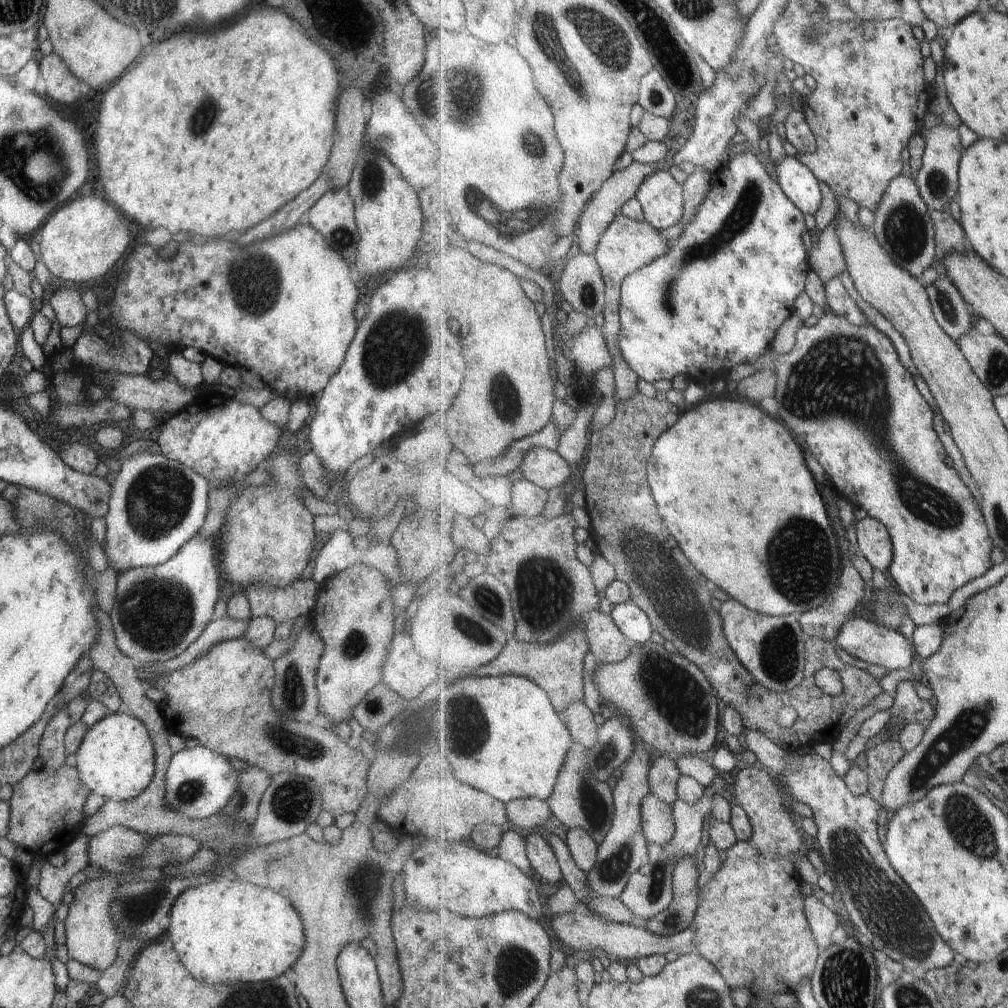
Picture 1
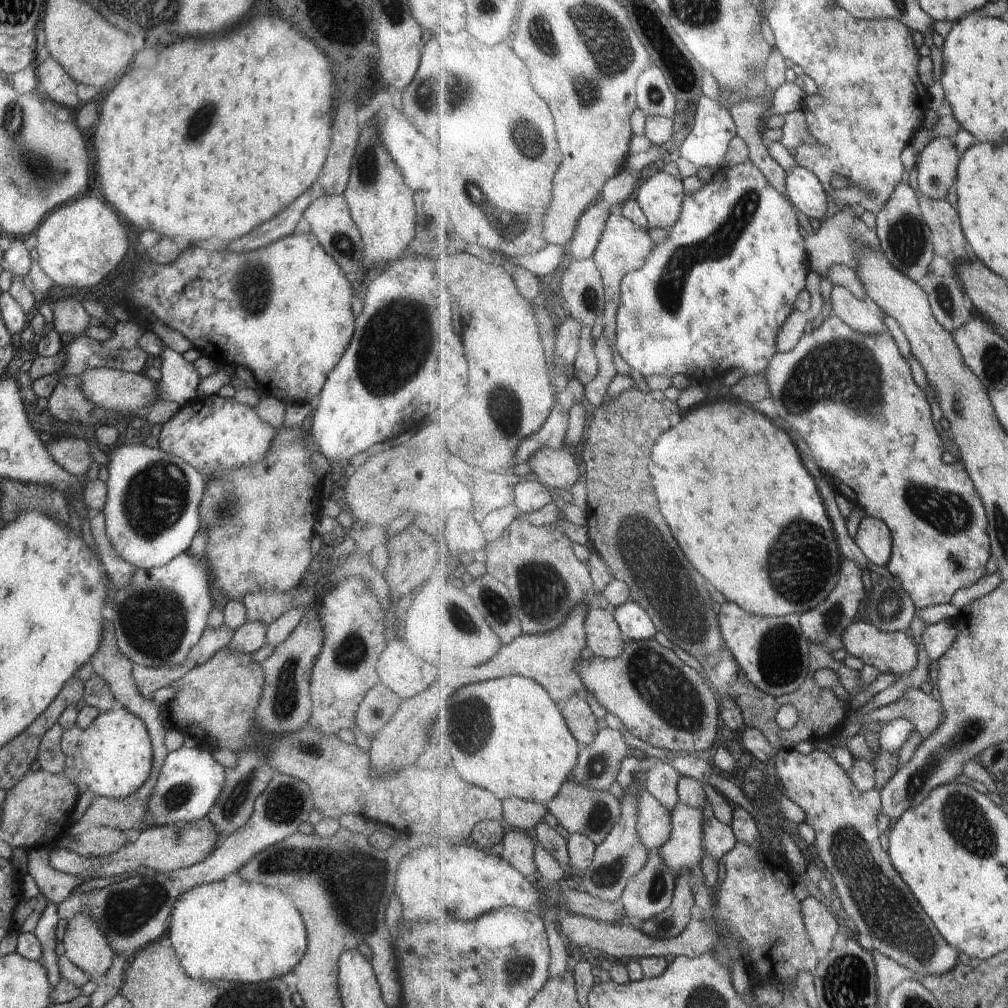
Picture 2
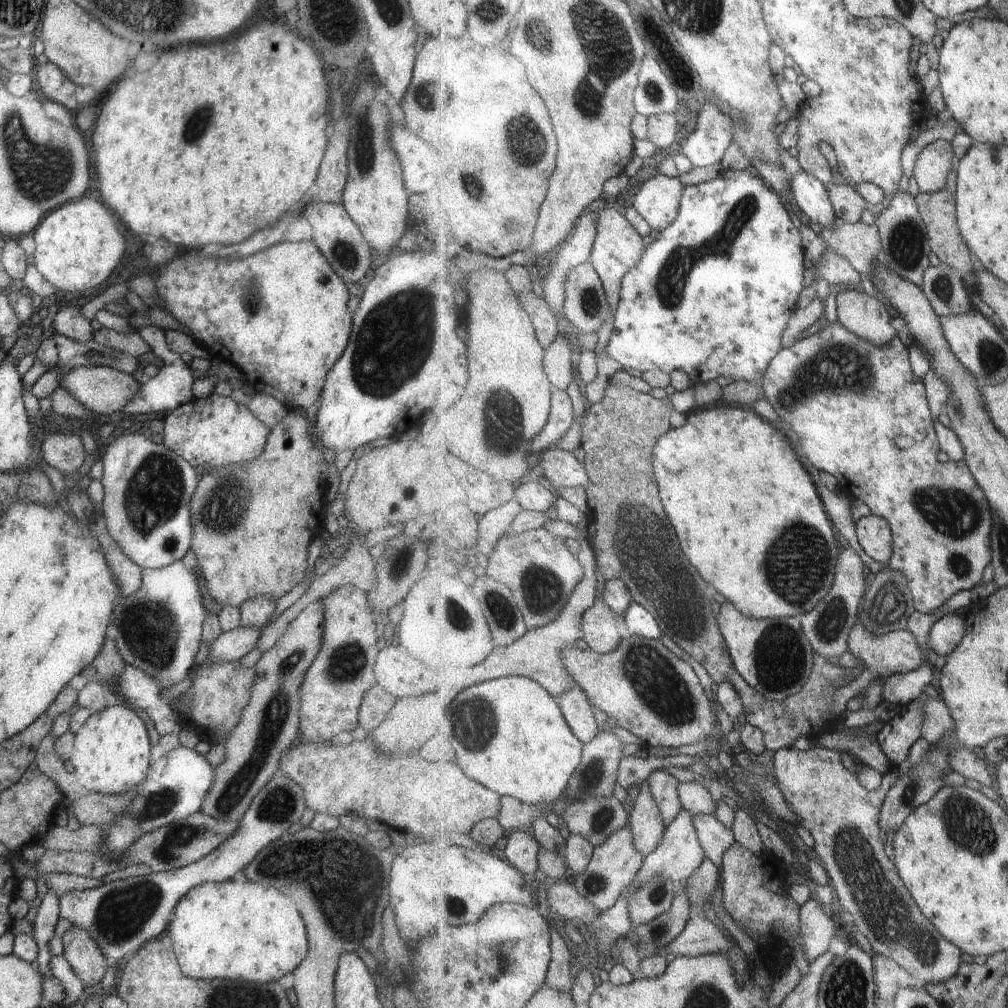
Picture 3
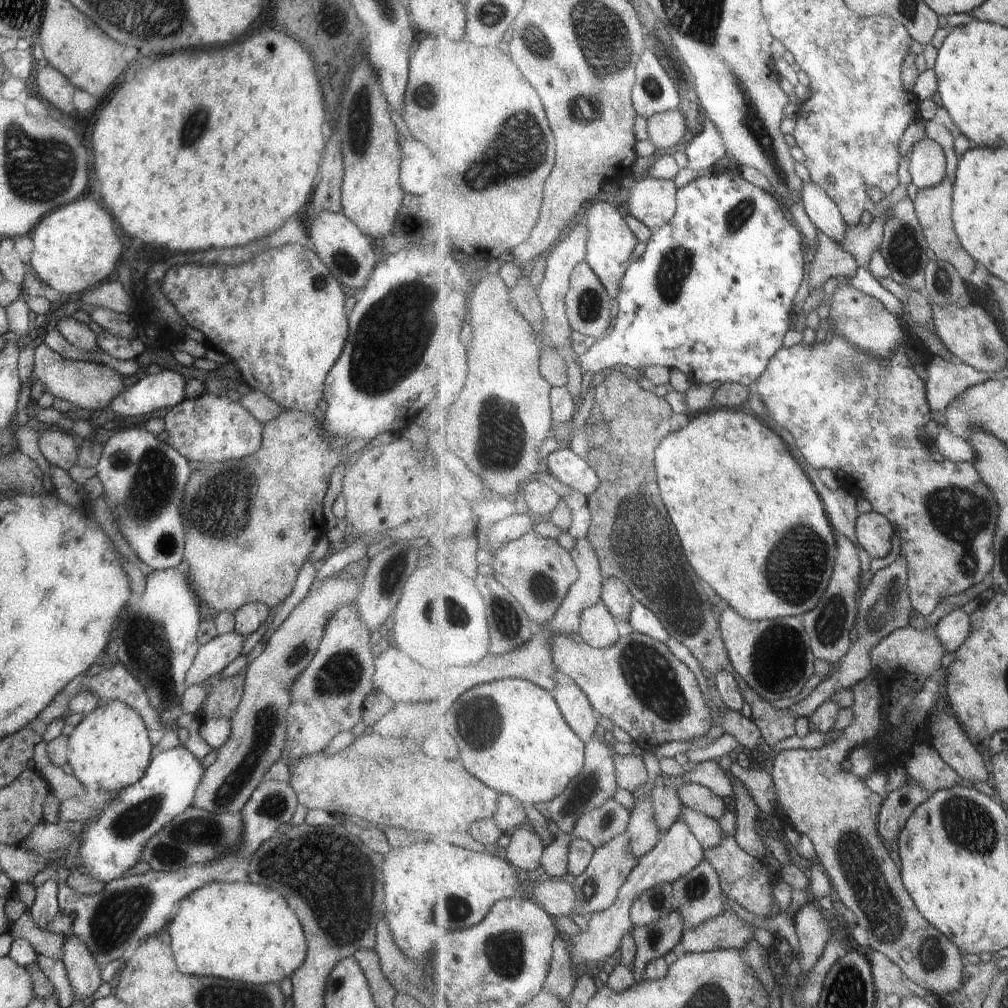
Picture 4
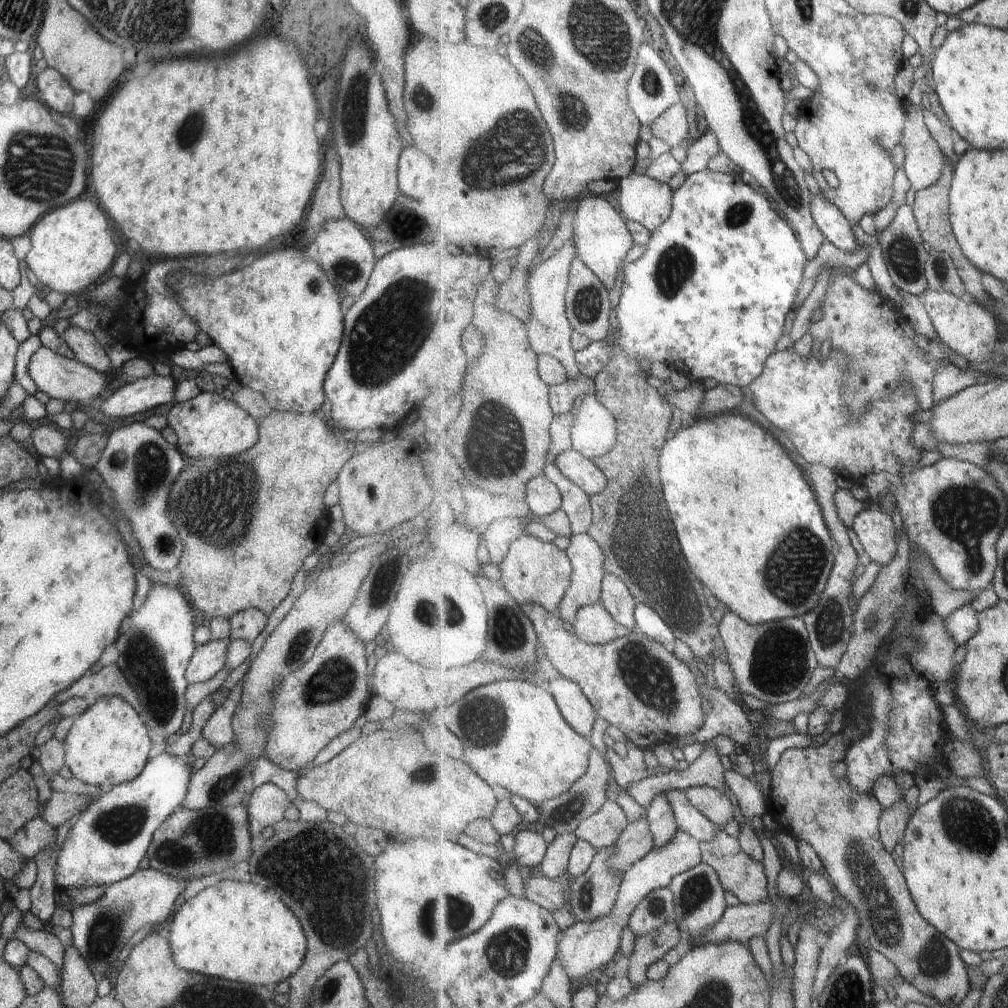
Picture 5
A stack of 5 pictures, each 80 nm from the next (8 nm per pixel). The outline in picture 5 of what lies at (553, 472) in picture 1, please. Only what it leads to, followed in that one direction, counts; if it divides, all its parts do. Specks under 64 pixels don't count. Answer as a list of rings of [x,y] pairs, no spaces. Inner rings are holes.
[[[570,448],[557,450],[551,460],[564,476],[583,488],[589,496],[600,494],[607,488],[606,474],[593,459],[587,459],[581,452]]]

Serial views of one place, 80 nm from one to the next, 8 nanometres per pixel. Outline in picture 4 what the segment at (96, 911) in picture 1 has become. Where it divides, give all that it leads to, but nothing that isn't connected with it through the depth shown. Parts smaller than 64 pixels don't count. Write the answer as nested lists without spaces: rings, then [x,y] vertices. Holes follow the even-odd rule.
[[[71,935],[63,939],[62,962],[71,992],[75,992],[73,1001],[92,997],[102,984],[100,968],[77,936]]]

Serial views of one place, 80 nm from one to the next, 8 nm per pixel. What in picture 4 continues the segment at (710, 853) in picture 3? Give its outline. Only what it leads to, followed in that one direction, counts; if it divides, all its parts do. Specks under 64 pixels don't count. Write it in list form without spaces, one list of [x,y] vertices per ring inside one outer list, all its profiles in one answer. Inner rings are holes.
[[[687,806],[681,808],[681,822],[687,824],[694,836],[698,838],[703,849],[717,848],[723,845],[724,830],[720,823],[705,814],[696,812]]]

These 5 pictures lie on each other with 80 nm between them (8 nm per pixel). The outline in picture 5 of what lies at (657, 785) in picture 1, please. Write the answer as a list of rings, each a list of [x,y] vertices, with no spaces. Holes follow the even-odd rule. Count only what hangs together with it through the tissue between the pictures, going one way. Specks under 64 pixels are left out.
[[[663,794],[657,796],[651,804],[651,808],[647,809],[647,813],[649,827],[655,838],[655,846],[661,848],[665,844],[669,844],[679,830],[669,800]]]

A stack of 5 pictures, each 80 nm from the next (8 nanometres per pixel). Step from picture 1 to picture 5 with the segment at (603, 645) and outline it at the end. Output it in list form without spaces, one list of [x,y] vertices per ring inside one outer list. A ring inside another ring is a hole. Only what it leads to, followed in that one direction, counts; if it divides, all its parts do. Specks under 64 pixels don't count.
[[[600,602],[586,605],[577,612],[572,623],[576,636],[588,644],[608,644],[617,639],[617,624],[614,617]]]

